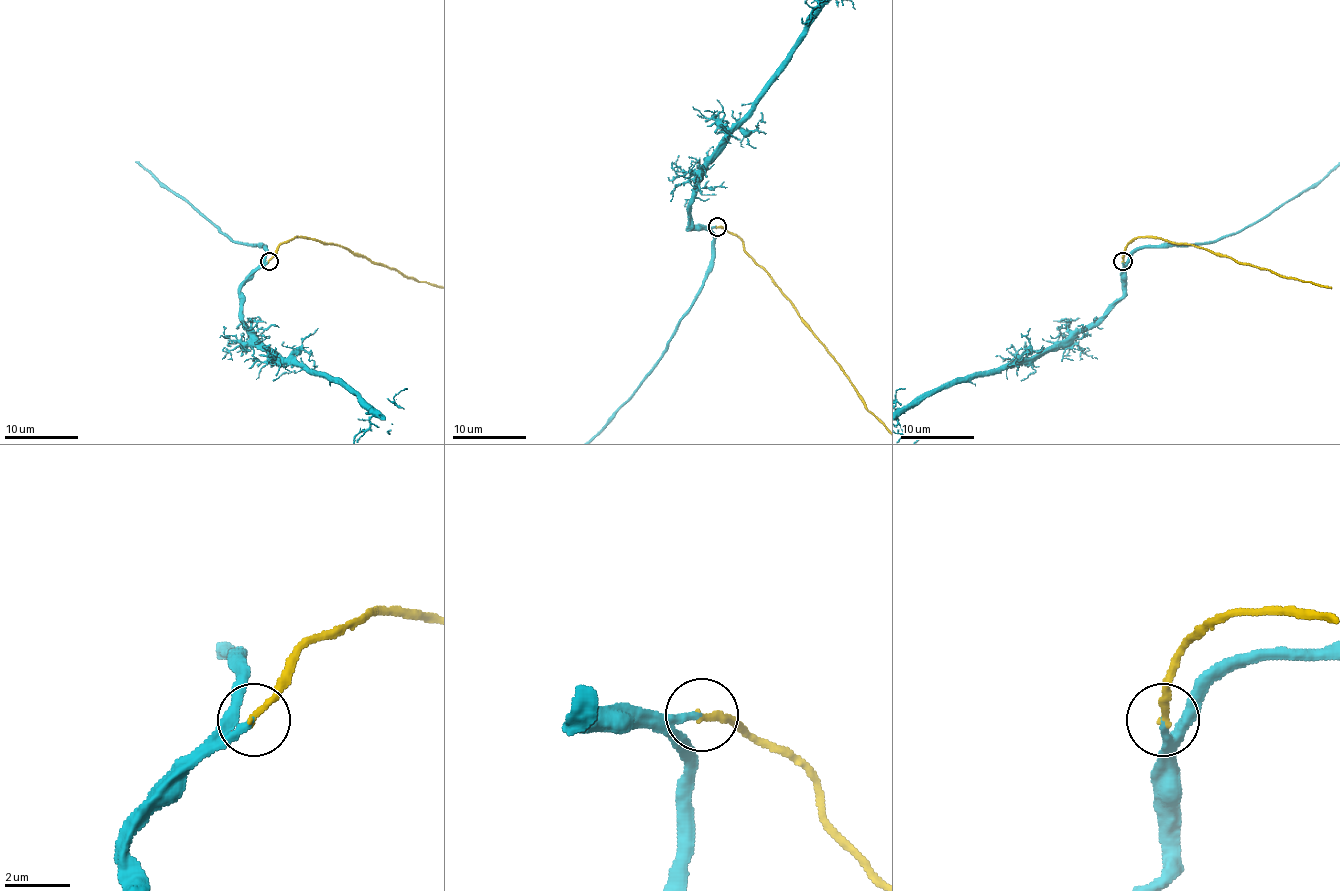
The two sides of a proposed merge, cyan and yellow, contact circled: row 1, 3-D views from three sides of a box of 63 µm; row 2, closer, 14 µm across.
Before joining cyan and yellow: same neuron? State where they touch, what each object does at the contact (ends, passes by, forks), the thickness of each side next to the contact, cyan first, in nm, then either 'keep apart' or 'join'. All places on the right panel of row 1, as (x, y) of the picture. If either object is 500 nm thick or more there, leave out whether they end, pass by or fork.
(1122, 261) | cyan ends | yellow ends | 240/200 nm | join

